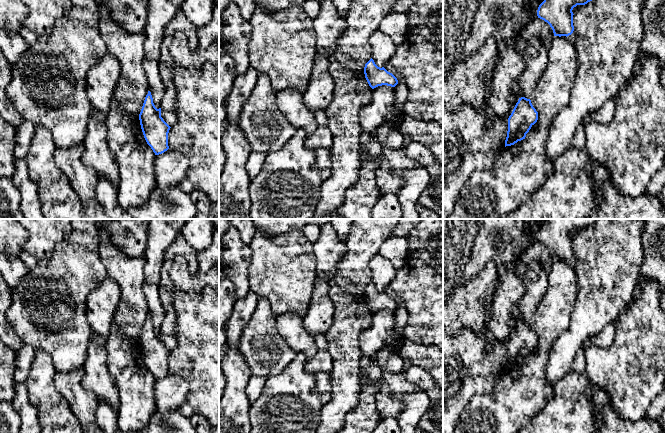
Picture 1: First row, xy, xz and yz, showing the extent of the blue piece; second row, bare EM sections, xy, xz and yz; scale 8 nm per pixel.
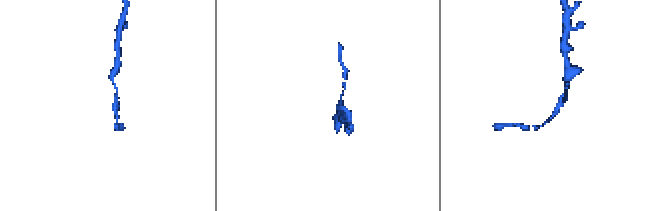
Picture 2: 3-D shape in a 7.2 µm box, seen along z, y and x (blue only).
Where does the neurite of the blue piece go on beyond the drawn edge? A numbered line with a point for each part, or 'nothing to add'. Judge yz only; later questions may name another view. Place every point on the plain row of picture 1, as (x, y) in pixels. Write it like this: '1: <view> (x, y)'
nothing to add

